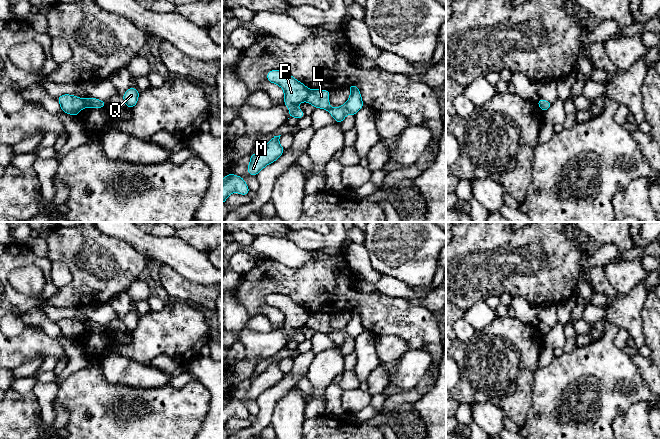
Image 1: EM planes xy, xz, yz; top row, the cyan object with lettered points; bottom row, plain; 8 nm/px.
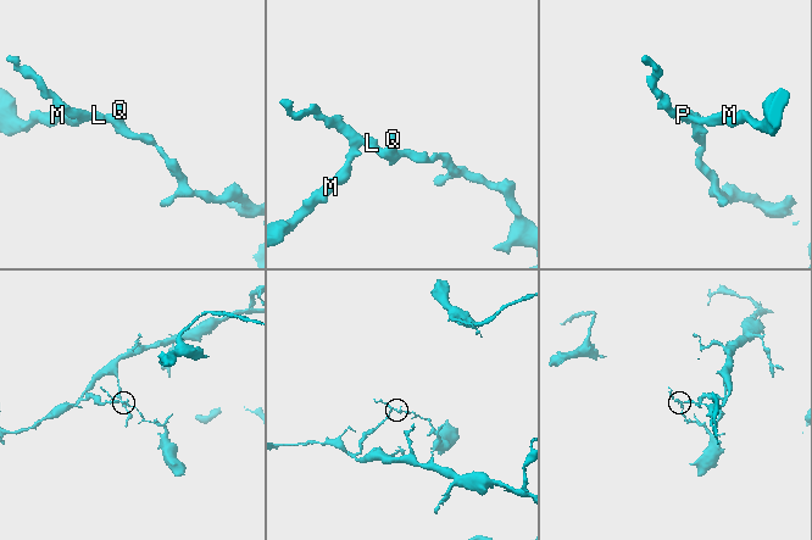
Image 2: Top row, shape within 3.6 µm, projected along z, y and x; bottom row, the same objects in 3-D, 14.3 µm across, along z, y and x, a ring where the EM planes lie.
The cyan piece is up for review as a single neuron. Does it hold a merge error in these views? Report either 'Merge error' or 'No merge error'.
Merge error

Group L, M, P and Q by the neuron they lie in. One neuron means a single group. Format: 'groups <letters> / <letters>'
groups L Q / M P

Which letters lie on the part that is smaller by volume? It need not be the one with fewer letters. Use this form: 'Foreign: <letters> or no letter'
Foreign: L, Q

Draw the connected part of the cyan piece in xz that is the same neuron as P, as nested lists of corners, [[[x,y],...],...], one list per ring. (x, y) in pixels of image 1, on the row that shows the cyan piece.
[[[270,70],[267,72],[267,81],[279,85],[284,90],[284,104],[289,108],[289,118],[300,119],[305,116],[297,106],[306,101],[308,91],[306,85],[292,77],[283,70]]]

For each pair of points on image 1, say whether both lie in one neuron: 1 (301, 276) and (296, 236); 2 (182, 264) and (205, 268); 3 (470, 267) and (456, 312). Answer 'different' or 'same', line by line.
1: different
2: same
3: different

